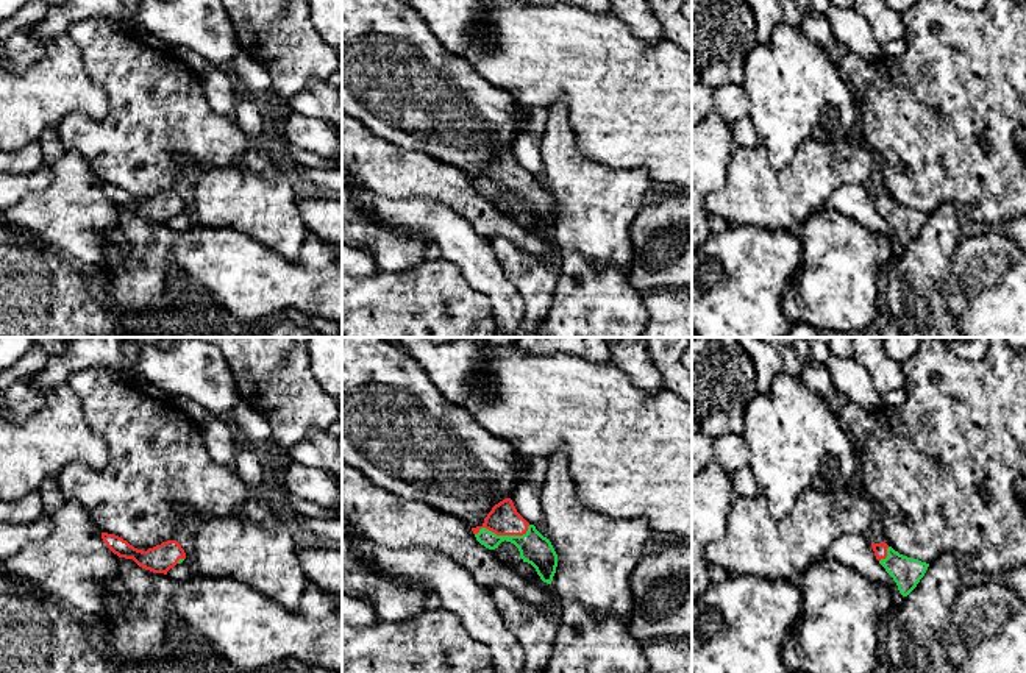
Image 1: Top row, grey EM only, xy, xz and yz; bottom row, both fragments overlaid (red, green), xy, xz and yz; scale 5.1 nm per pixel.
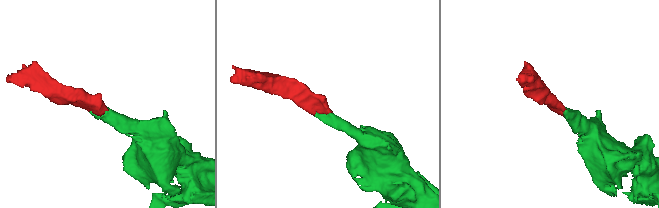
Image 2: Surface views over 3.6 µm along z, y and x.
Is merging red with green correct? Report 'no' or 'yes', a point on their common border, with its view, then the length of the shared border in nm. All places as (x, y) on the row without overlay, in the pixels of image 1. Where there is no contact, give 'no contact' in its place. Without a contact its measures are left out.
yes; contact xz (503, 185); length 300 nm

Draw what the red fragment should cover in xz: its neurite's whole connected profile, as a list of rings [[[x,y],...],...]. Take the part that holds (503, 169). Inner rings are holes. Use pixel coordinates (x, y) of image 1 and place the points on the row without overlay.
[[[511,148],[495,155],[481,176],[472,178],[476,191],[489,200],[501,192],[514,194],[523,212],[531,214],[540,230],[551,234],[558,217],[558,205],[551,192],[515,159]]]

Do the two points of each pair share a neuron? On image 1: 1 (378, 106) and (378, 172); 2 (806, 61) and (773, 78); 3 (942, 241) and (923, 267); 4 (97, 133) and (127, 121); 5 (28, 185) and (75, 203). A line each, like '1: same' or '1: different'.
1: different
2: same
3: same
4: same
5: different

